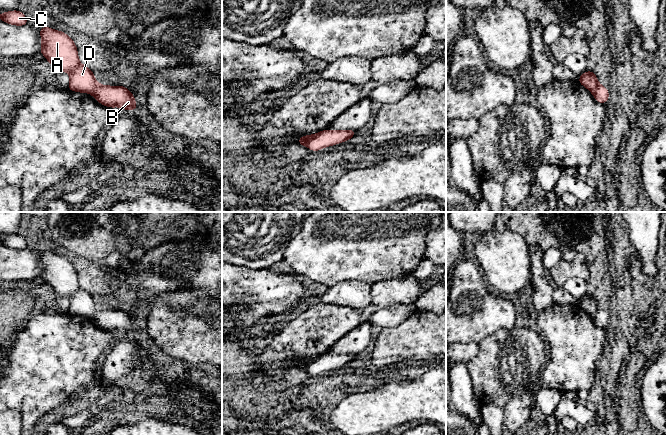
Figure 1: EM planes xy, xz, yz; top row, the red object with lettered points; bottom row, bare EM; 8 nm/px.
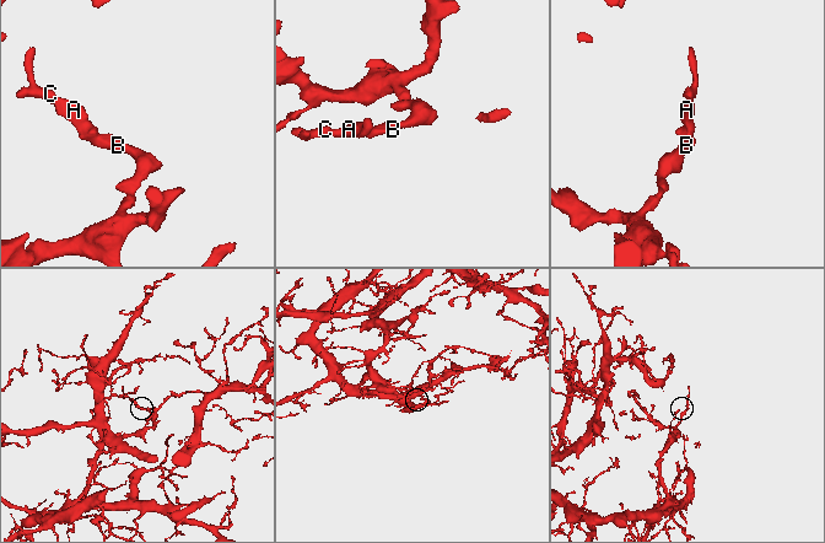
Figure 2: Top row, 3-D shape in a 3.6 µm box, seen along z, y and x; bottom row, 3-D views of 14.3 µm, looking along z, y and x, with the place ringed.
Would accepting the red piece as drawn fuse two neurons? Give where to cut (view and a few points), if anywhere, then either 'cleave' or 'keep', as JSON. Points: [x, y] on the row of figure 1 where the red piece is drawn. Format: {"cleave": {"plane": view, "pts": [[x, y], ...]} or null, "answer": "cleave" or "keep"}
{"cleave": {"plane": "xz", "pts": [[316, 134], [306, 145]]}, "answer": "cleave"}

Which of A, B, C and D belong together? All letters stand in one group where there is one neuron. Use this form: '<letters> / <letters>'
A C D / B

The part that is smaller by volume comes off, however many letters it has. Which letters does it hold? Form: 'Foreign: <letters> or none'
Foreign: A, C, D

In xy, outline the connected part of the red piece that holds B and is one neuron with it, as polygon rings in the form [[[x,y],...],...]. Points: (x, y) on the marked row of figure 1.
[[[98,84],[91,95],[102,105],[113,108],[122,107],[130,112],[137,109],[138,105],[134,95],[123,86],[107,86]]]

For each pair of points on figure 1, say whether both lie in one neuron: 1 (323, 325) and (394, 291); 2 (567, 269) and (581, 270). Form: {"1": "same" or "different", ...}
{"1": "same", "2": "same"}

